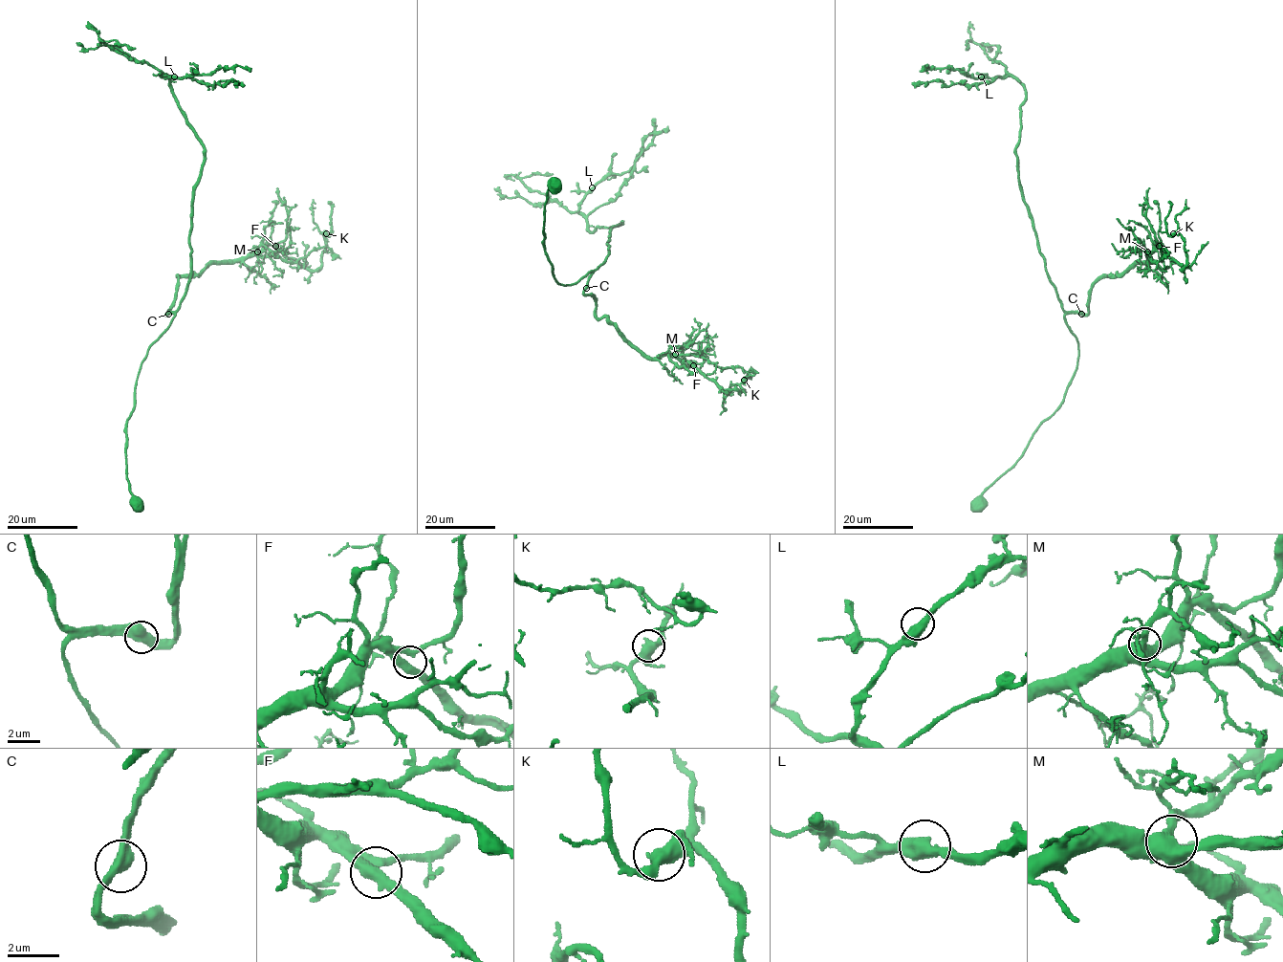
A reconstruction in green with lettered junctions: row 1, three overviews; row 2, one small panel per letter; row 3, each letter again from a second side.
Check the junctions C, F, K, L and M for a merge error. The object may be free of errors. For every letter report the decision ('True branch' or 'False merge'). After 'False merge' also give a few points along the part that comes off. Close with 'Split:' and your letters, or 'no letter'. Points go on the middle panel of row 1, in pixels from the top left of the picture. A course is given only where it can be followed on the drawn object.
C: True branch
F: True branch
K: True branch
L: True branch
M: True branch
Split: no letter

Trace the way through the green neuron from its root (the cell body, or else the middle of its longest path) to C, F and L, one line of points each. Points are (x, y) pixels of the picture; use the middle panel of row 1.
C: (554, 184), (557, 184), (548, 191), (544, 206), (544, 249), (559, 284), (576, 283), (592, 271), (586, 288)
F: (554, 184), (544, 249), (557, 282), (592, 271), (583, 294), (598, 318), (650, 358), (693, 365)
L: (554, 184), (544, 249), (564, 285), (605, 260), (609, 231), (621, 224), (587, 228), (578, 204), (592, 187)

